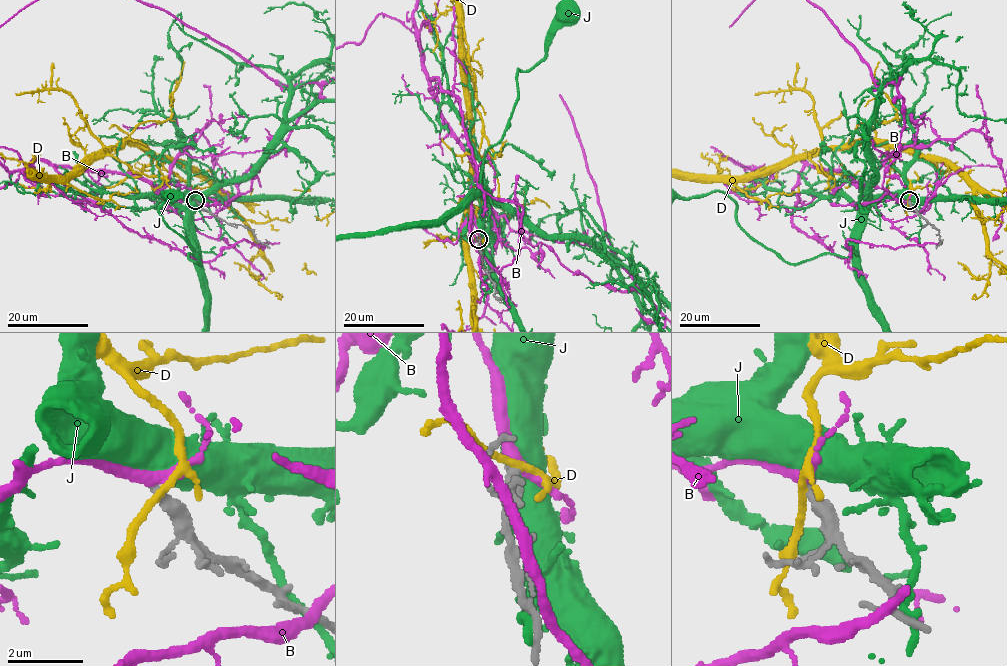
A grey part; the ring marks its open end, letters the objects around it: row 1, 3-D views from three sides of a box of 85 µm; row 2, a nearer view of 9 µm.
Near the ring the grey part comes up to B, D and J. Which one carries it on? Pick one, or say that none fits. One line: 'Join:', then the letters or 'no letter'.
Join: no letter

